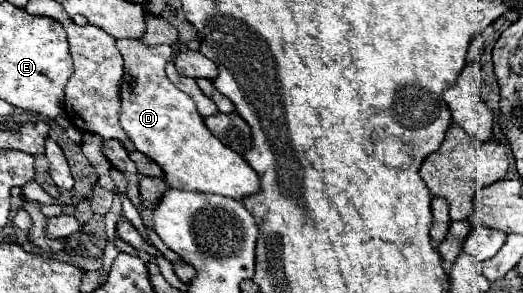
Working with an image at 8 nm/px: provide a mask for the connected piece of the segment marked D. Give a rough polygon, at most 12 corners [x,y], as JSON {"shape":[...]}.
{"shape":[[120,40],[120,126],[166,184],[242,200],[250,164],[166,76],[172,46]]}

